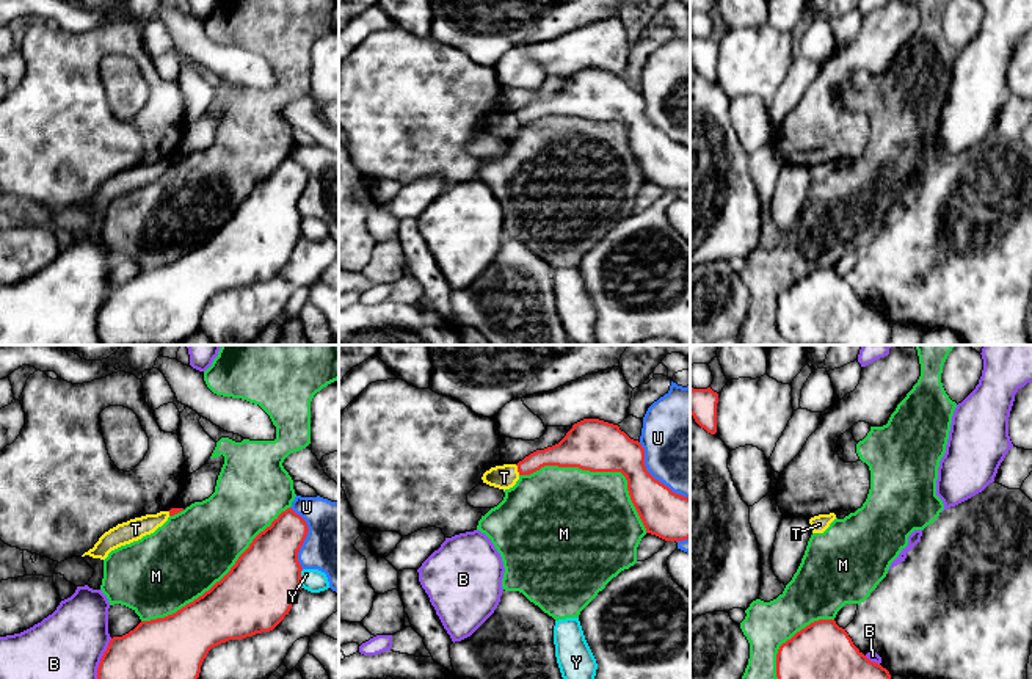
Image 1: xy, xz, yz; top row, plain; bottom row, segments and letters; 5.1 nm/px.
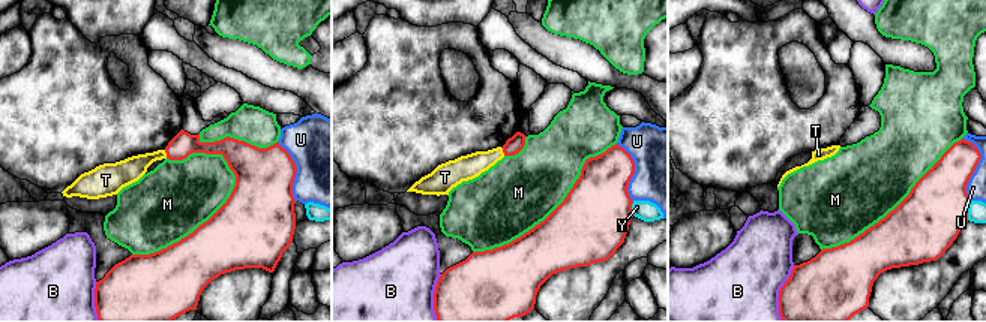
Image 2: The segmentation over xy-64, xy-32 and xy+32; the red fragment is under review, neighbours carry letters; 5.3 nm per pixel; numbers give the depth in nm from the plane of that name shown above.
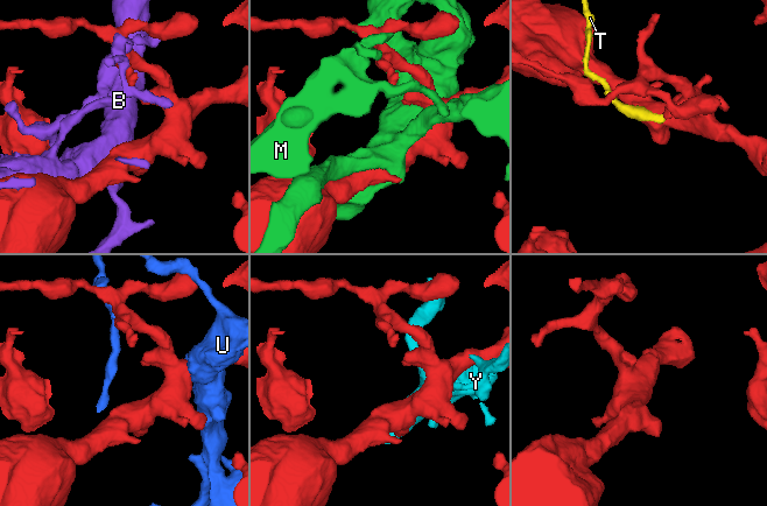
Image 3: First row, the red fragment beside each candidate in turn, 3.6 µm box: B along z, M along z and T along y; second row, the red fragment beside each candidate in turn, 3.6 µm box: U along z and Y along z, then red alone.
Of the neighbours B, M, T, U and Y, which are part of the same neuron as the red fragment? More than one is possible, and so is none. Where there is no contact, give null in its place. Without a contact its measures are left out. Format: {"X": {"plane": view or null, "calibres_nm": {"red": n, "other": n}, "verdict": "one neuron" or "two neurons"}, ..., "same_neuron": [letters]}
{"B": {"plane": "xy", "calibres_nm": {"red": 440, "other": 480}, "verdict": "two neurons"}, "M": {"plane": "xz", "calibres_nm": {"red": 260, "other": 480}, "verdict": "two neurons"}, "T": {"plane": "xz", "calibres_nm": {"red": 130, "other": 130}, "verdict": "two neurons"}, "U": {"plane": "xz", "calibres_nm": {"red": 240, "other": 460}, "verdict": "two neurons"}, "Y": {"plane": "xy", "calibres_nm": {"red": 360, "other": 120}, "verdict": "two neurons"}, "same_neuron": []}

